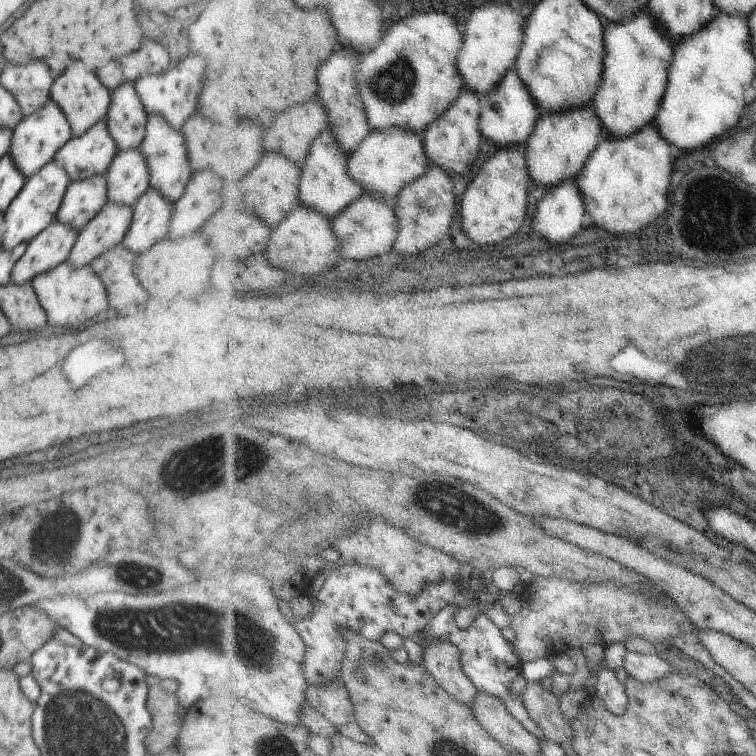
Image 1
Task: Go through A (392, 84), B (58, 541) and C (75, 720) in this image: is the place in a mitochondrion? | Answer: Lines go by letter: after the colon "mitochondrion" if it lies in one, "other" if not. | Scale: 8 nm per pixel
A: mitochondrion
B: mitochondrion
C: mitochondrion

